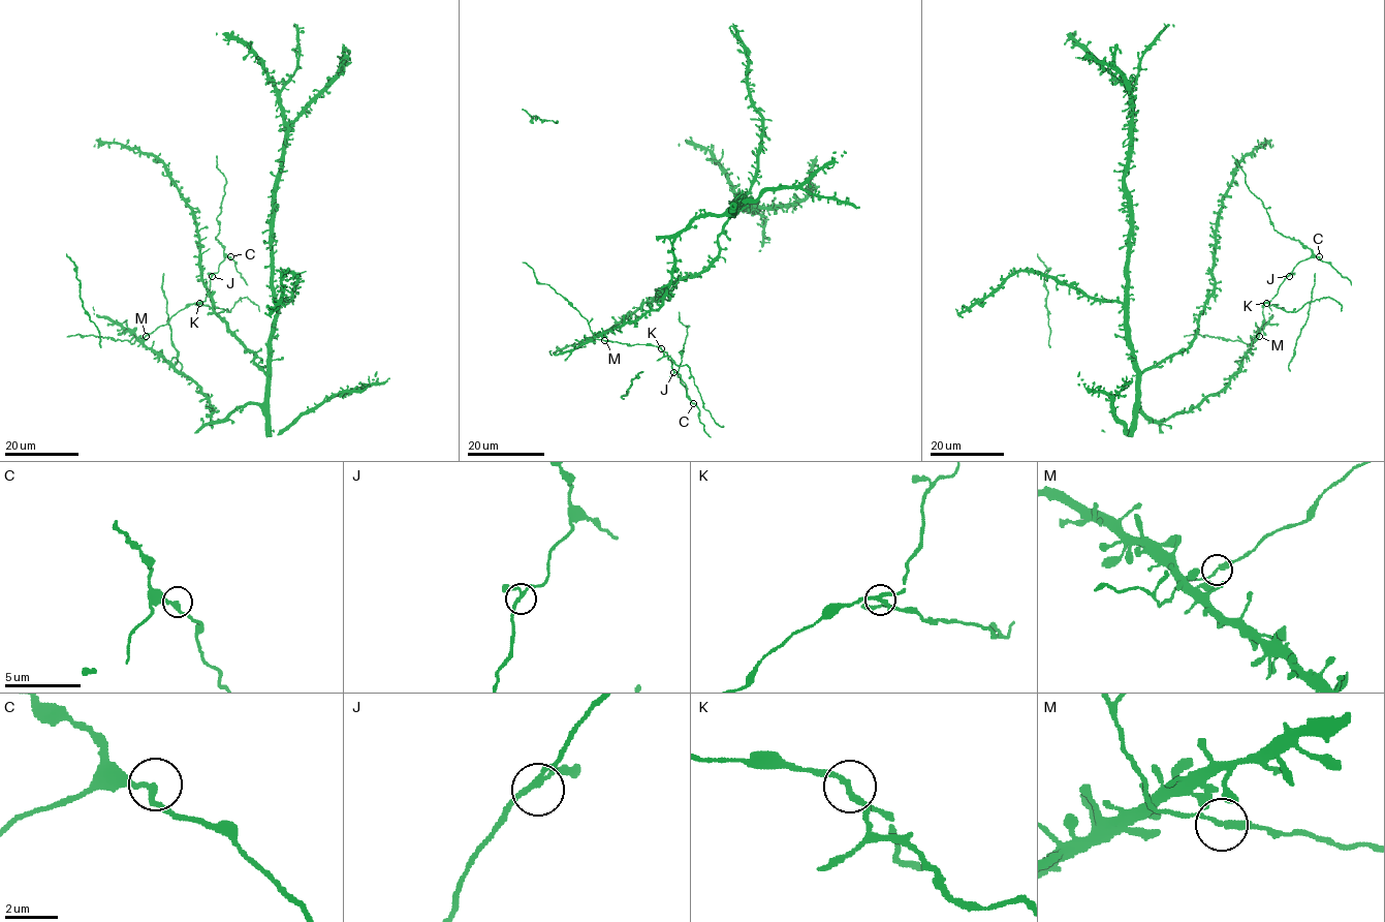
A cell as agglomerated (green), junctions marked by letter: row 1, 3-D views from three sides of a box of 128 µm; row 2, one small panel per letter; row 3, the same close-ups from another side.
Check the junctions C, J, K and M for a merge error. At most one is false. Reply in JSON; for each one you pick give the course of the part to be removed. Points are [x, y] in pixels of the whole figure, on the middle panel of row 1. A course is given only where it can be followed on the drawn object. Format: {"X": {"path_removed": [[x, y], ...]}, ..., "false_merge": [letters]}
{"K": {"path_removed": [[661, 348], [677, 365], [689, 368], [703, 407], [723, 426]]}, "false_merge": ["K"]}

